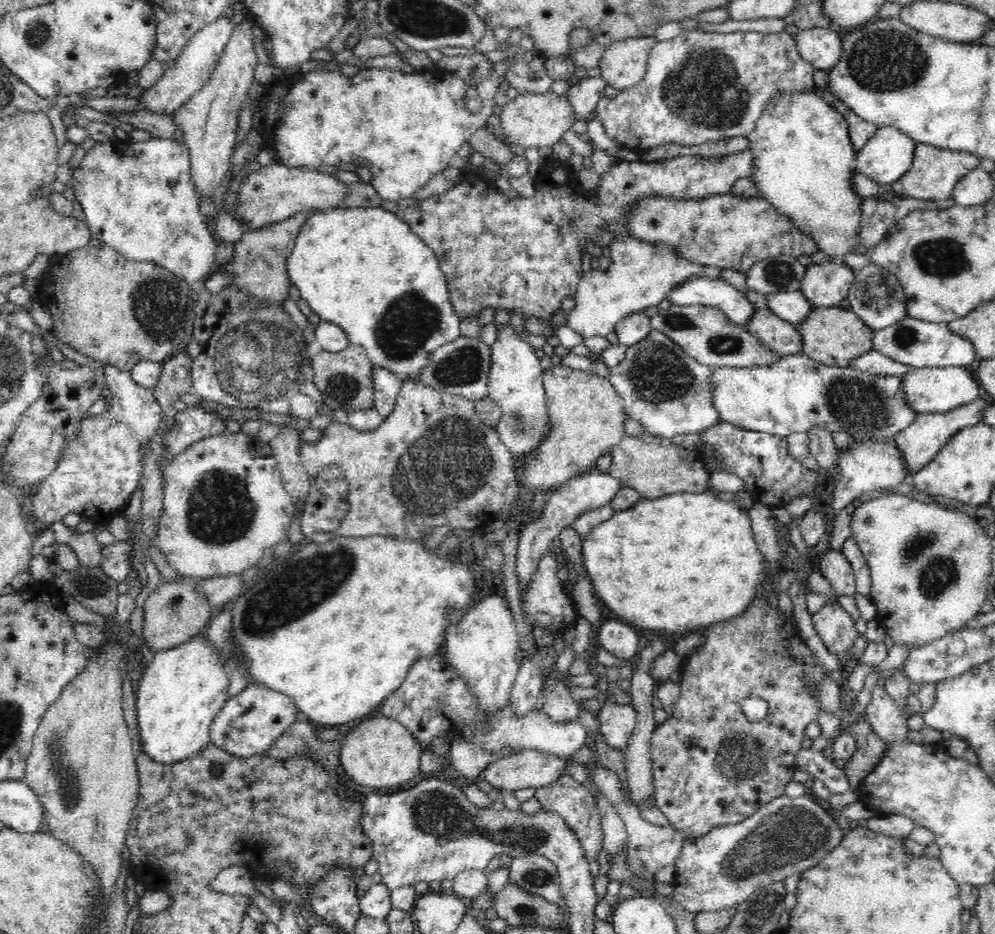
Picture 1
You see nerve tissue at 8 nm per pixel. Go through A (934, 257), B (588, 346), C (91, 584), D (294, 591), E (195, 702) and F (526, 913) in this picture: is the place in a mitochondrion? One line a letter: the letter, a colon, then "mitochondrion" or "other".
A: mitochondrion
B: other
C: mitochondrion
D: mitochondrion
E: other
F: mitochondrion

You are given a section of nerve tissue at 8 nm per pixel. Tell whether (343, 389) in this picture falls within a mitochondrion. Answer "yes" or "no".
yes

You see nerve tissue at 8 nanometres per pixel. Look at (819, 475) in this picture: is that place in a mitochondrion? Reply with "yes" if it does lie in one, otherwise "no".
no

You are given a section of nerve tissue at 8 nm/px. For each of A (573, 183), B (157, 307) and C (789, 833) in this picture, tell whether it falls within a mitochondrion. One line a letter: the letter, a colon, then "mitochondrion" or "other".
A: other
B: mitochondrion
C: mitochondrion

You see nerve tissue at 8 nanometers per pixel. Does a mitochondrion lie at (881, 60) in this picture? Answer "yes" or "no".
yes

